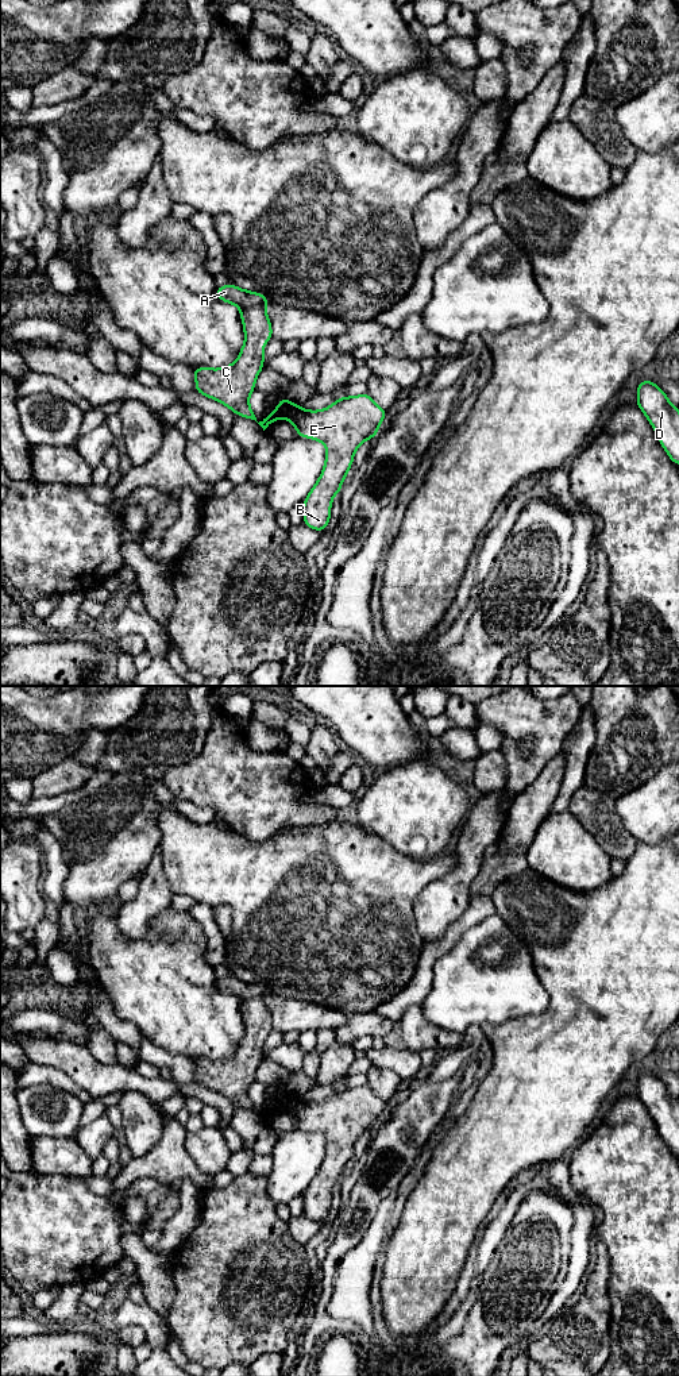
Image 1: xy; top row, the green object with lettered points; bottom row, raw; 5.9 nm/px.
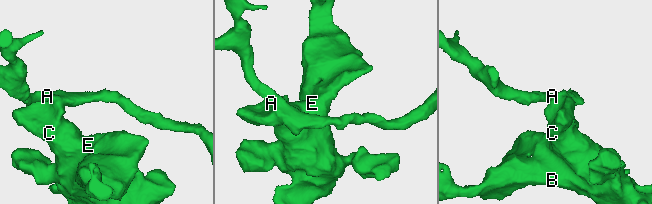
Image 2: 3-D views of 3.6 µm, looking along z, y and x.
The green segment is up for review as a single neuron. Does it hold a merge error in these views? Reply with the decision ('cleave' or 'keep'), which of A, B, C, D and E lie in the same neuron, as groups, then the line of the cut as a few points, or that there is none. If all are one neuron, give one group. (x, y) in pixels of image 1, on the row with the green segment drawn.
cleave | A D / B C E | xy (263, 304), (240, 309)

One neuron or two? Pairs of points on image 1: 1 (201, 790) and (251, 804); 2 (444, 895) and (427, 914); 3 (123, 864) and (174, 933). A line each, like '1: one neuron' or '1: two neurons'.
1: one neuron
2: one neuron
3: two neurons

